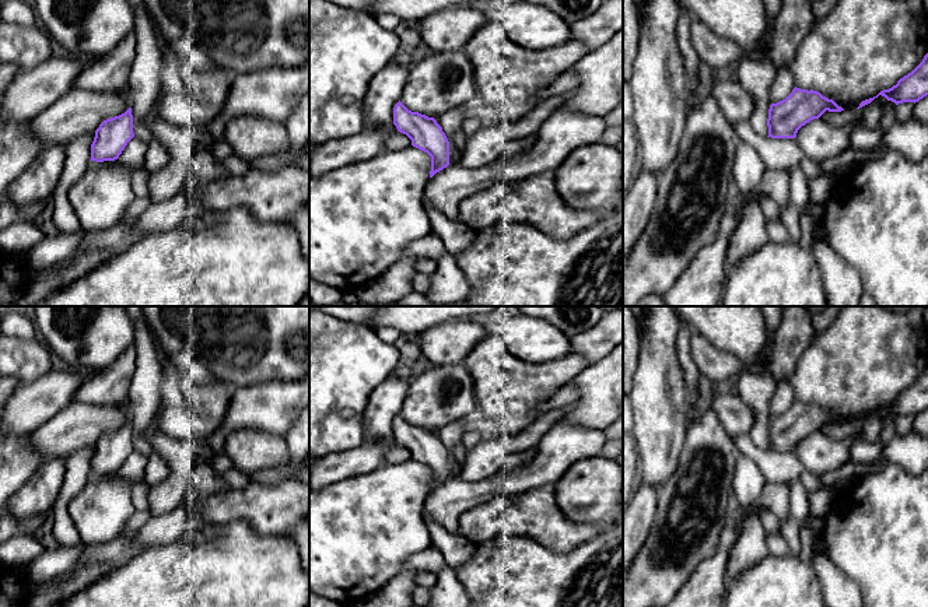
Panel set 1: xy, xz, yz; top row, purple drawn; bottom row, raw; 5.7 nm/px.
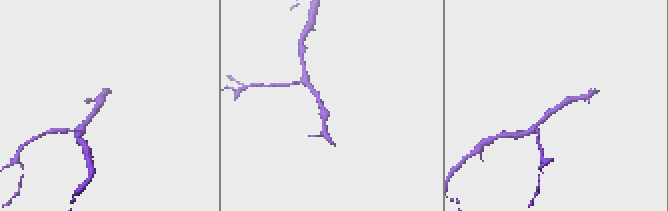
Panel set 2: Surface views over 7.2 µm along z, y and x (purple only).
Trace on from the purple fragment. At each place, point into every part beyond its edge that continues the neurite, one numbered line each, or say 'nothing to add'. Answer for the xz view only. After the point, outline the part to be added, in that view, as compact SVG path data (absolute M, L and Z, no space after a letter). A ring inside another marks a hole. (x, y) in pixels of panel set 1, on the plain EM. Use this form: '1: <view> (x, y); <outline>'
nothing to add

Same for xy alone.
nothing to add

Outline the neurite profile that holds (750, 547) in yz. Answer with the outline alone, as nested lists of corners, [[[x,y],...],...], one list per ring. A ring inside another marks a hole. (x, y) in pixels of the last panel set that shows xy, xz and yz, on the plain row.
[[[740,516],[740,531],[729,554],[726,580],[732,582],[768,554],[767,531],[757,516]]]

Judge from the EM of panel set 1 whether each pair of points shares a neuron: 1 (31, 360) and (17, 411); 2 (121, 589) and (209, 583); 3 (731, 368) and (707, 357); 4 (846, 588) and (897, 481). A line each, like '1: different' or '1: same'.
1: different
2: same
3: same
4: different

